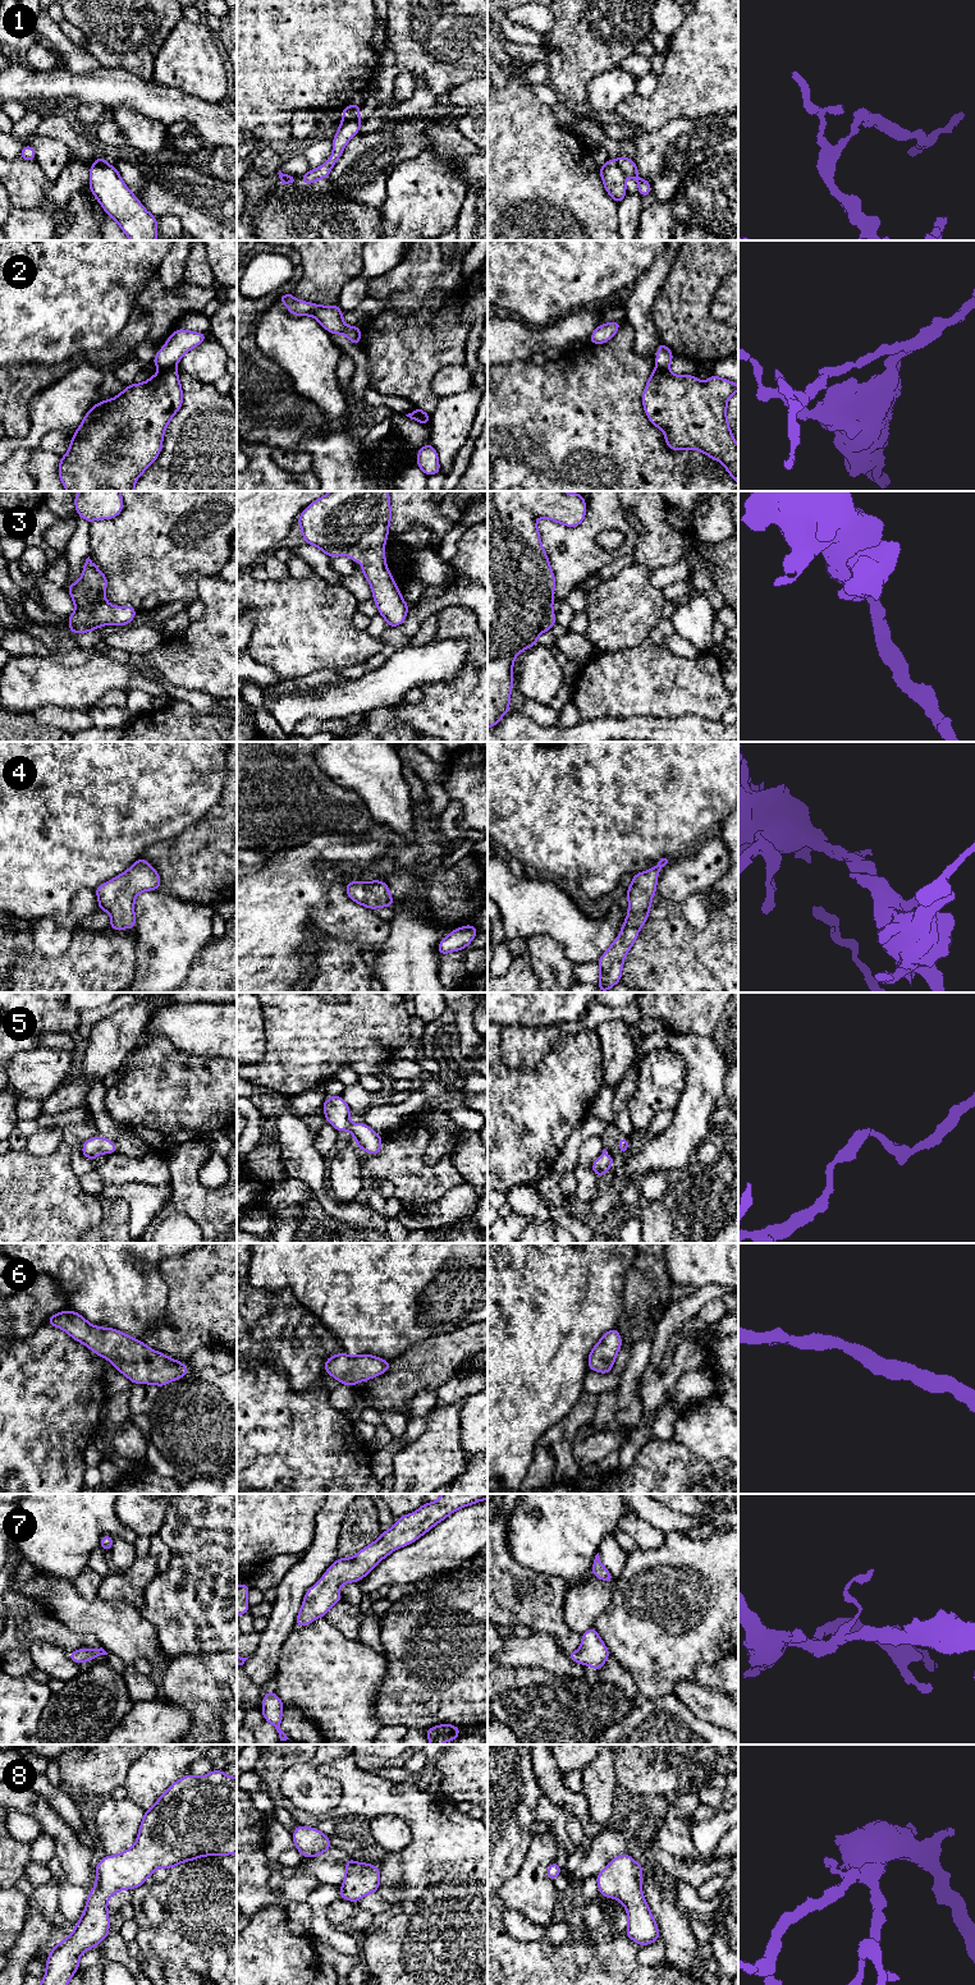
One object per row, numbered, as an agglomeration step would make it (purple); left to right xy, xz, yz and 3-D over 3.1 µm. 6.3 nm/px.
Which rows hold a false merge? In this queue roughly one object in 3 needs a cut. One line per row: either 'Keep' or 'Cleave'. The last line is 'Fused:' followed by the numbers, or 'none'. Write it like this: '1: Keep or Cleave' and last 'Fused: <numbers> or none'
1: Cleave
2: Cleave
3: Keep
4: Keep
5: Keep
6: Keep
7: Keep
8: Keep
Fused: 1, 2

